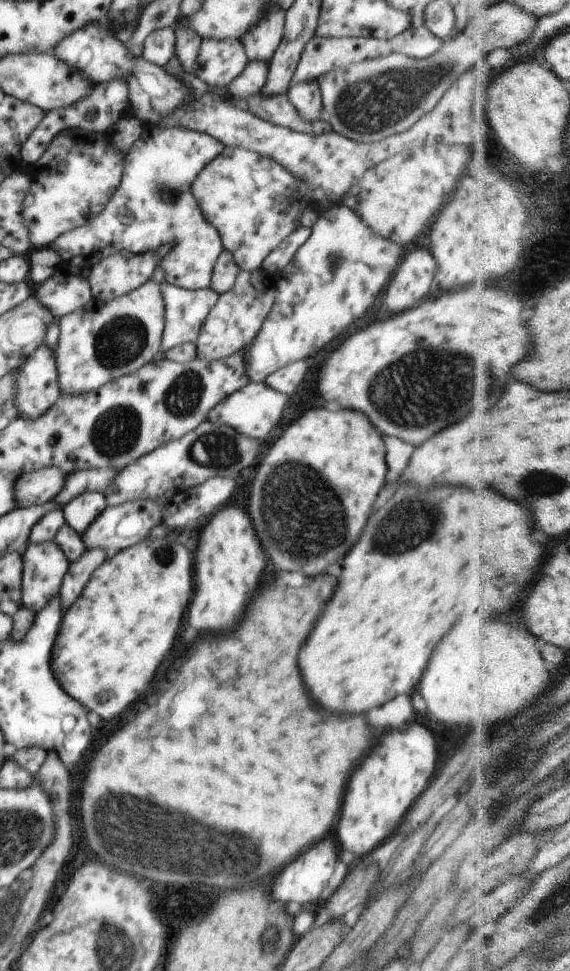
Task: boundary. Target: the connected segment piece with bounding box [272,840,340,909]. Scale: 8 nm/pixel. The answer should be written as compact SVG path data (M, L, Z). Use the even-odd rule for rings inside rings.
M322 840L318 846L314 846L314 850L308 850L294 864L287 865L280 870L280 874L276 876L274 886L272 886L272 898L283 903L297 902L301 908L313 907L316 909L322 904L322 898L328 896L328 894L322 896L322 892L328 888L339 858L340 856L336 856L334 844L330 840Z

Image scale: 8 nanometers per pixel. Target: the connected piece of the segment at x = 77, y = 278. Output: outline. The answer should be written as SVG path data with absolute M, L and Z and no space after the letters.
M62 266L57 269L54 276L46 279L46 282L43 282L38 286L36 292L36 298L44 304L55 320L59 320L62 316L86 306L88 302L94 297L92 294L92 288L90 288L90 283L88 282L88 272L89 269L77 269L76 267Z

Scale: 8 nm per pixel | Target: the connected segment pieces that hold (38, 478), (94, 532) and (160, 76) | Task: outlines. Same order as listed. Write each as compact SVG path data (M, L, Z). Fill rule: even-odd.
M41 468L20 473L14 482L14 498L17 508L46 504L56 498L66 484L66 474L60 468Z
M164 499L134 500L120 506L109 506L102 511L101 515L96 516L96 520L80 534L80 538L87 549L100 548L106 552L107 558L112 558L120 550L146 539L148 532L162 523L162 518L164 518Z
M107 19L73 31L59 41L53 50L57 60L68 62L68 69L81 73L88 81L102 83L115 77L126 77L129 85L128 110L134 110L140 121L148 123L149 126L156 124L160 117L179 107L190 96L180 80L176 80L164 68L152 65L143 57L134 59L124 43L117 40L109 29Z

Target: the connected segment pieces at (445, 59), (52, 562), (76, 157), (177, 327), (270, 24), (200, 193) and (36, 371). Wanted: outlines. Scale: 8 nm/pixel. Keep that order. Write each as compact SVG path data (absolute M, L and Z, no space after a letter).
M502 1L487 12L479 12L478 17L473 17L462 33L456 33L452 38L444 40L442 47L432 57L414 59L405 55L390 54L386 57L350 63L346 68L332 68L318 78L323 103L320 118L330 122L332 131L336 134L359 143L372 143L392 134L400 134L414 126L418 118L426 115L428 110L432 110L436 102L442 98L442 94L449 90L466 70L473 67L494 67L507 51L525 44L534 37L540 22L541 18L538 15L526 11L524 7Z
M56 542L29 543L22 555L22 605L36 614L50 598L58 596L63 578L70 566Z
M79 127L60 131L49 143L44 154L35 162L42 164L42 168L34 168L30 174L31 185L24 204L22 204L22 218L28 226L30 244L33 249L44 248L54 244L56 238L65 232L88 224L100 214L106 204L110 202L121 183L124 168L124 154L112 144L106 134L86 132Z
M162 282L160 290L164 297L165 327L162 344L157 358L163 358L164 352L184 343L194 343L198 338L200 326L216 301L220 298L211 287L190 290Z
M273 5L267 16L242 39L249 61L269 63L272 59L284 35L285 12Z
M225 147L213 162L204 166L190 192L198 198L202 210L206 210L202 214L218 230L223 248L232 253L236 264L242 271L255 271L286 236L298 229L300 216L307 208L304 195L308 188L288 168L262 154Z
M42 343L16 372L16 408L26 420L40 418L60 398L54 352Z

